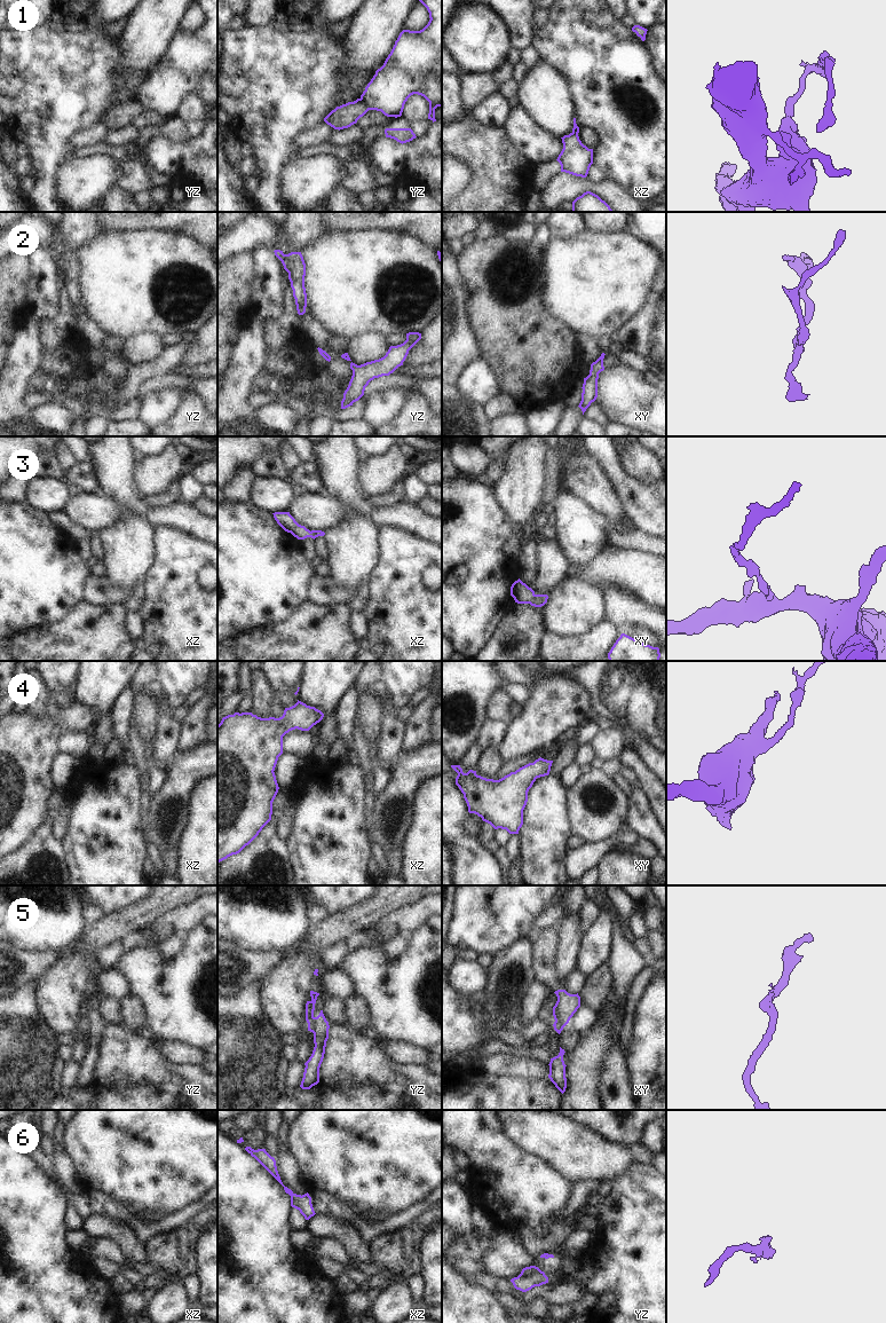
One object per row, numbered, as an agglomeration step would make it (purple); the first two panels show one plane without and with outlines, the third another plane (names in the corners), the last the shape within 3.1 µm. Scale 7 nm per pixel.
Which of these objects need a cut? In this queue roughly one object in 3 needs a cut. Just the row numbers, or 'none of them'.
1, 5

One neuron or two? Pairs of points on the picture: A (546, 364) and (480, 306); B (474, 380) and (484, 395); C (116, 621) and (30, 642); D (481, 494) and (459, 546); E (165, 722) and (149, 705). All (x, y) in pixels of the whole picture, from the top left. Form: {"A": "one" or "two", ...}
{"A": "one", "B": "one", "C": "one", "D": "one", "E": "two"}

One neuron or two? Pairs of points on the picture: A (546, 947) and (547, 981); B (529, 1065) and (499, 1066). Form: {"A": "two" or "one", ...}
{"A": "one", "B": "one"}

